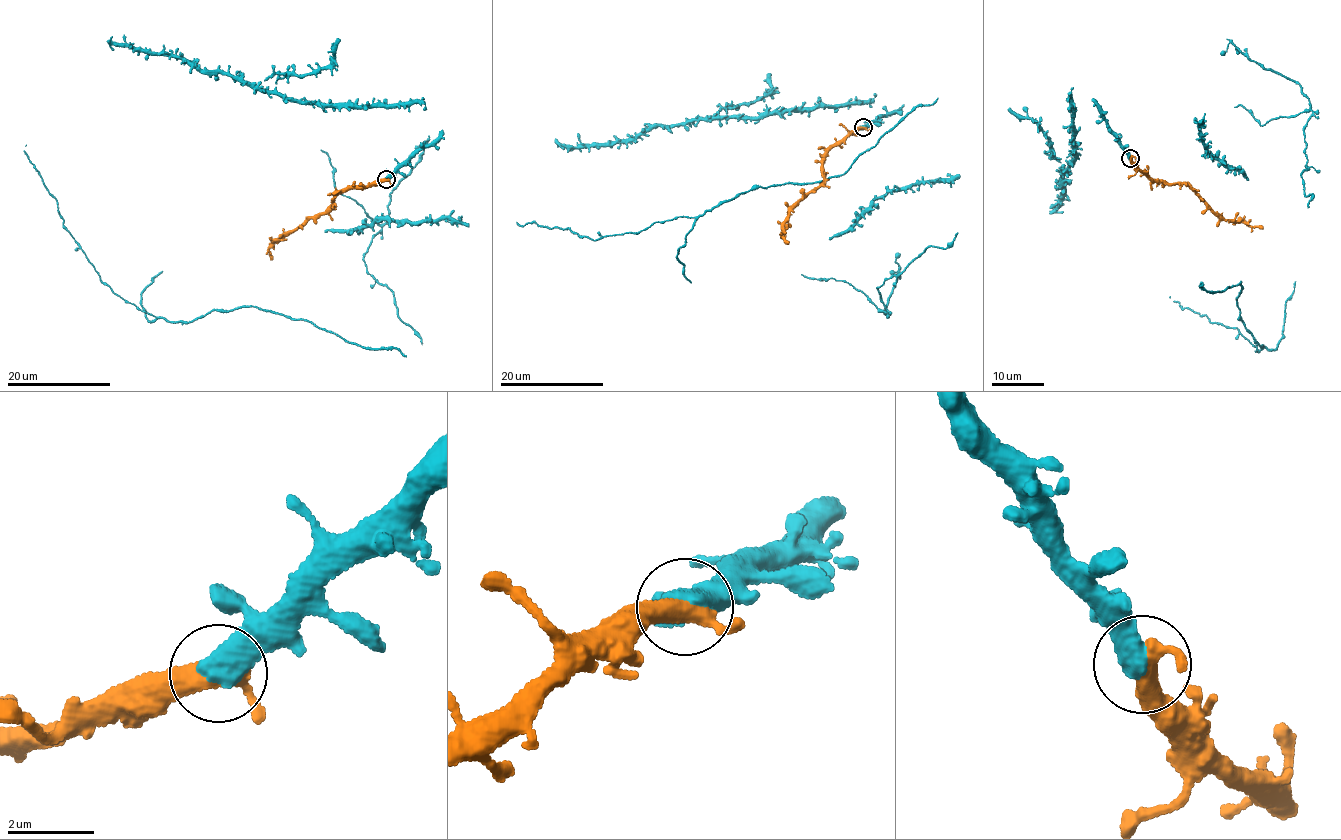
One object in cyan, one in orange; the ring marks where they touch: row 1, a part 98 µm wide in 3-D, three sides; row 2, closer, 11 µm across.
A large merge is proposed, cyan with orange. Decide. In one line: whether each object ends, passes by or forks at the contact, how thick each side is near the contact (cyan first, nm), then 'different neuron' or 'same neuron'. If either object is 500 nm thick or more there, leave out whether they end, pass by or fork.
600 nm thick on the cyan side, 400 nm on the other; same neuron

